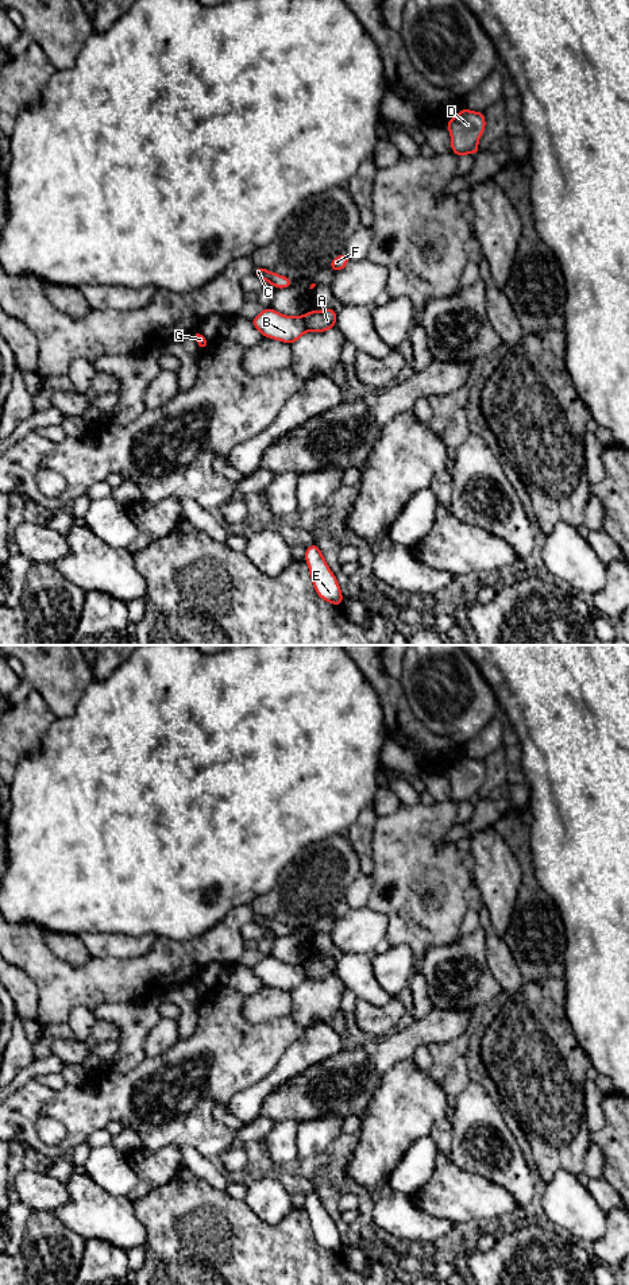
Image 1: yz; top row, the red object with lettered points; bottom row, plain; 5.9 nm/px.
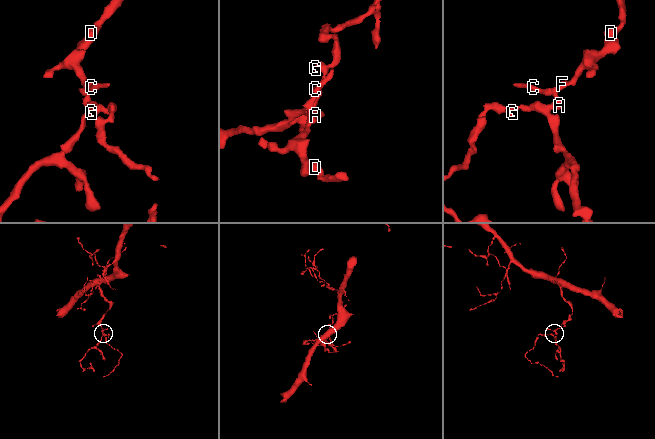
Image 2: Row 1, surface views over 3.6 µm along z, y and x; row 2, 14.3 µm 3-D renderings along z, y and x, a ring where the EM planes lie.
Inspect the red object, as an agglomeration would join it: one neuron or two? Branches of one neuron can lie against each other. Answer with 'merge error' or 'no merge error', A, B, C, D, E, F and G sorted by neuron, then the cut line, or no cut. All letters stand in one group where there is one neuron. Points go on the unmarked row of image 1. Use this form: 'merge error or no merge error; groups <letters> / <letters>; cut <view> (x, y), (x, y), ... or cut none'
merge error; groups A C D F / B E G; cut yz (301, 964), (307, 977)

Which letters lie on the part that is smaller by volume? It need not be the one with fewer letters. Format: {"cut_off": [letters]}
{"cut_off": ["B", "E", "G"]}

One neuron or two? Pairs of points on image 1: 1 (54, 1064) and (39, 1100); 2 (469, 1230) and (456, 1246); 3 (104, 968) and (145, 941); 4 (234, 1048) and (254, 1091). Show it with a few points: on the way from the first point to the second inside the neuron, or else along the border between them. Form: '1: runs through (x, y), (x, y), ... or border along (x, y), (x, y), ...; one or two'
1: border along (35, 1077), (14, 1092); two
2: runs through (466, 1234), (458, 1242); one
3: border along (150, 950), (126, 959), (92, 959); two
4: border along (277, 1065), (257, 1083), (240, 1089), (227, 1104); two

